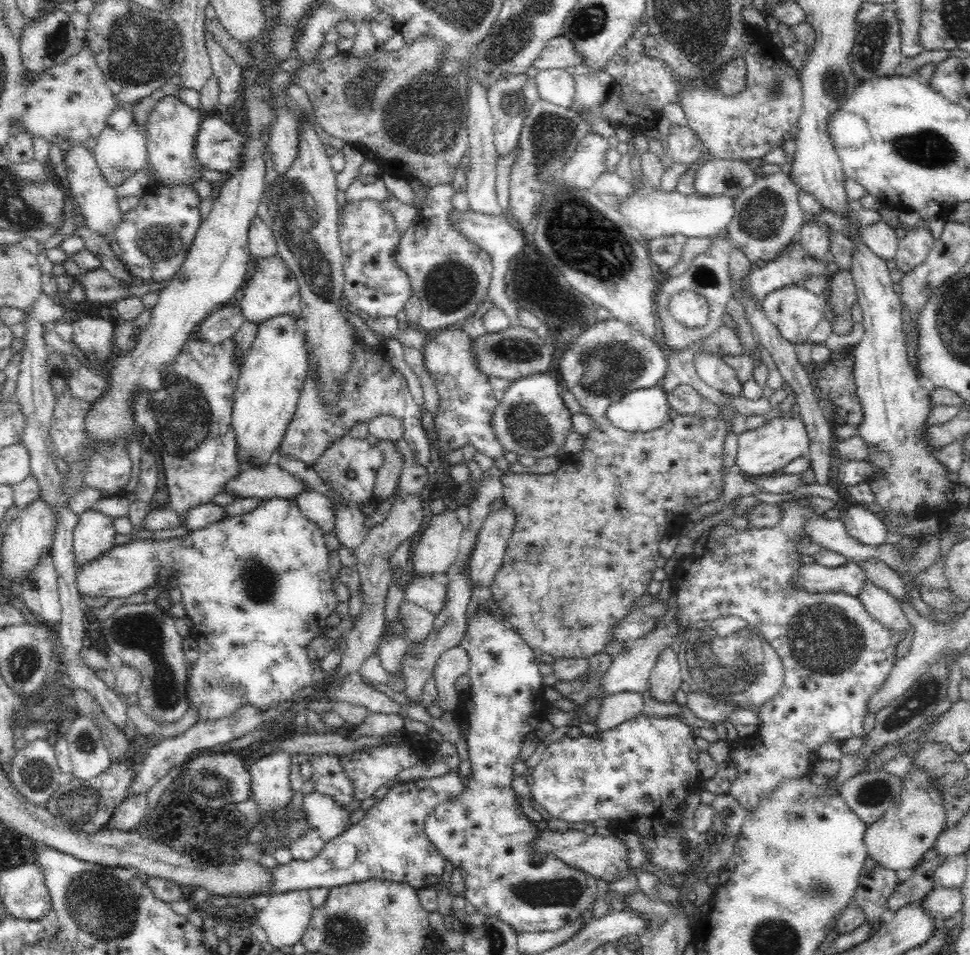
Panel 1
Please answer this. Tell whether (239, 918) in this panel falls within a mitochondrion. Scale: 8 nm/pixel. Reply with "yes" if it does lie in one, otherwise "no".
no

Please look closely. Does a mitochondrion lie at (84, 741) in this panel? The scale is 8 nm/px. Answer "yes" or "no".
yes

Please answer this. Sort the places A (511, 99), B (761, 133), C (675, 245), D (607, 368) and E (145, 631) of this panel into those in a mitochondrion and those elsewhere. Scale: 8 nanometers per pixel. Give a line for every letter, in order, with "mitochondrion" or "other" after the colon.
A: mitochondrion
B: other
C: other
D: mitochondrion
E: mitochondrion

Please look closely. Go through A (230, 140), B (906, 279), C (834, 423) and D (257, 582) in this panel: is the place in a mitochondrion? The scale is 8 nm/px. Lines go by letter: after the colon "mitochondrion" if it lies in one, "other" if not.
A: mitochondrion
B: other
C: other
D: mitochondrion

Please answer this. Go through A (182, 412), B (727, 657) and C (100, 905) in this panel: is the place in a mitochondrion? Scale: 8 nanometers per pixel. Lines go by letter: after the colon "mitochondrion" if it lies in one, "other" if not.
A: mitochondrion
B: mitochondrion
C: mitochondrion

